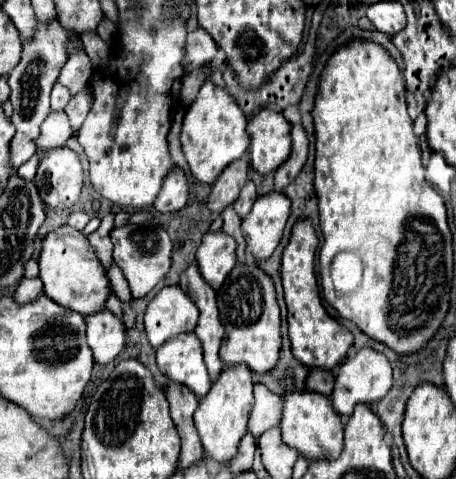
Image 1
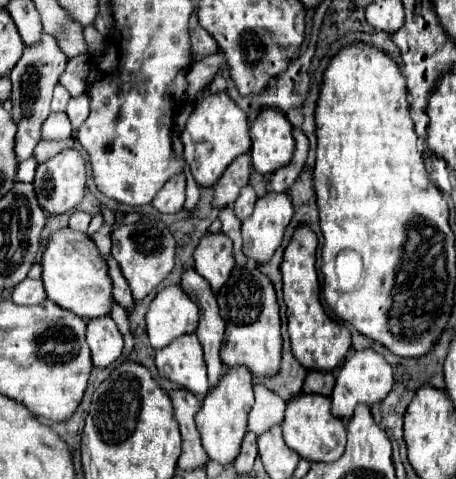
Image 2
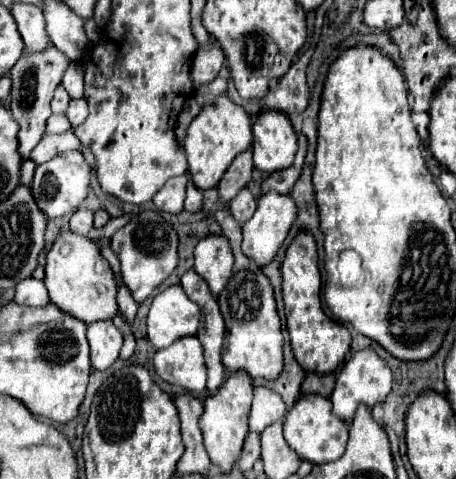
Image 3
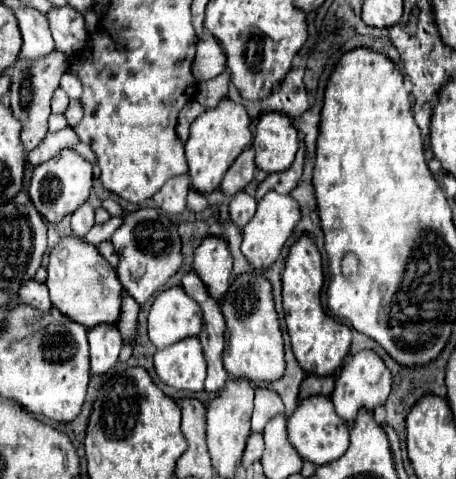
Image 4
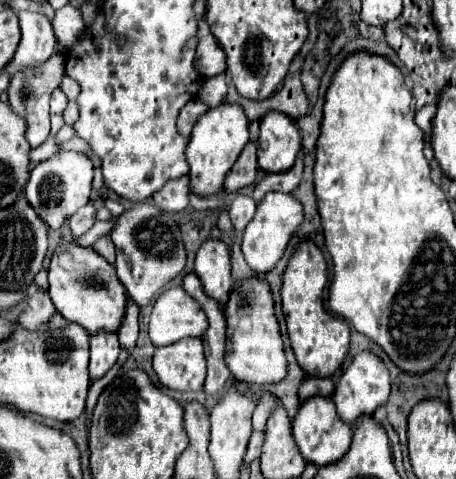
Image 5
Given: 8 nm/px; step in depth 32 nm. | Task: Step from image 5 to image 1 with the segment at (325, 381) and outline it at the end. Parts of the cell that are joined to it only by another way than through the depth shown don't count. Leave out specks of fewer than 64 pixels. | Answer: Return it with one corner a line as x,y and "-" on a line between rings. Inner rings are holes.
320,368
310,370
308,380
306,380
306,390
330,396
332,388
334,388
334,376
330,370
320,370

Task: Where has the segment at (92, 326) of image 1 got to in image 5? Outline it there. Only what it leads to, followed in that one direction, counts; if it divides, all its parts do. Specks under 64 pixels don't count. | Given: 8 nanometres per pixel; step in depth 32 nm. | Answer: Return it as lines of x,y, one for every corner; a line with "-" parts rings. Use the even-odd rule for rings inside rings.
96,332
90,336
90,380
100,380
118,360
120,340
116,332

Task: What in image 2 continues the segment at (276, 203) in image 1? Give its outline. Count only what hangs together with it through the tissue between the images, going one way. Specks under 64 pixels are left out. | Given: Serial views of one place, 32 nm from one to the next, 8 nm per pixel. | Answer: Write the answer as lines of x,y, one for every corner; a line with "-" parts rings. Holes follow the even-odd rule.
268,192
256,200
254,212
242,222
244,254
256,262
268,262
284,238
284,230
294,214
288,194

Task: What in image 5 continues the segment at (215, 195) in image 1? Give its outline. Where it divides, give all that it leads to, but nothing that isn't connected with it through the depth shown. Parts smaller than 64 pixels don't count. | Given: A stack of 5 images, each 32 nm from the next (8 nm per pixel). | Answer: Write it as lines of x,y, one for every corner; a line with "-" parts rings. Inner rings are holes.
250,142
242,154
238,156
236,164
232,166
232,170
228,172
226,180
224,180
224,192
226,194
232,194
232,192
238,192
246,186
250,186
256,178
256,170
258,170
258,164
256,164
256,144

